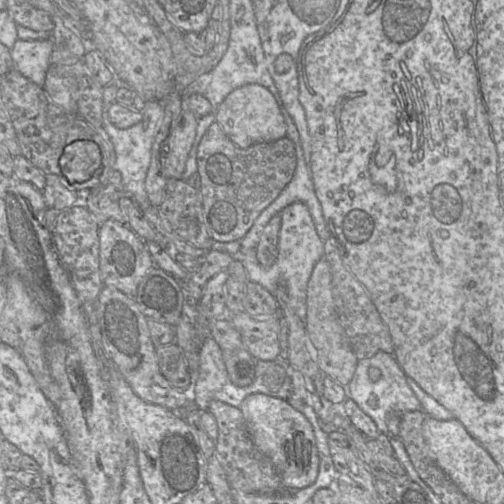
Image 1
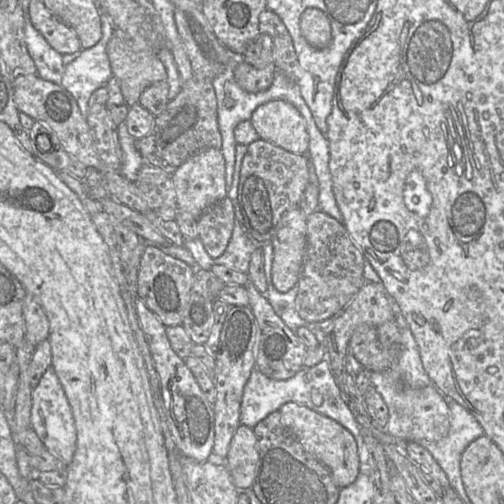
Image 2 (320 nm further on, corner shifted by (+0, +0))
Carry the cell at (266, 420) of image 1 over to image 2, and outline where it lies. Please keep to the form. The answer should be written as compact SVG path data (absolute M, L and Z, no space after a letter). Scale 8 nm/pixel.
M294 402L283 404L278 411L283 424L308 453L330 470L335 483L340 488L356 480L360 470L360 459L357 442L351 432L335 420Z

